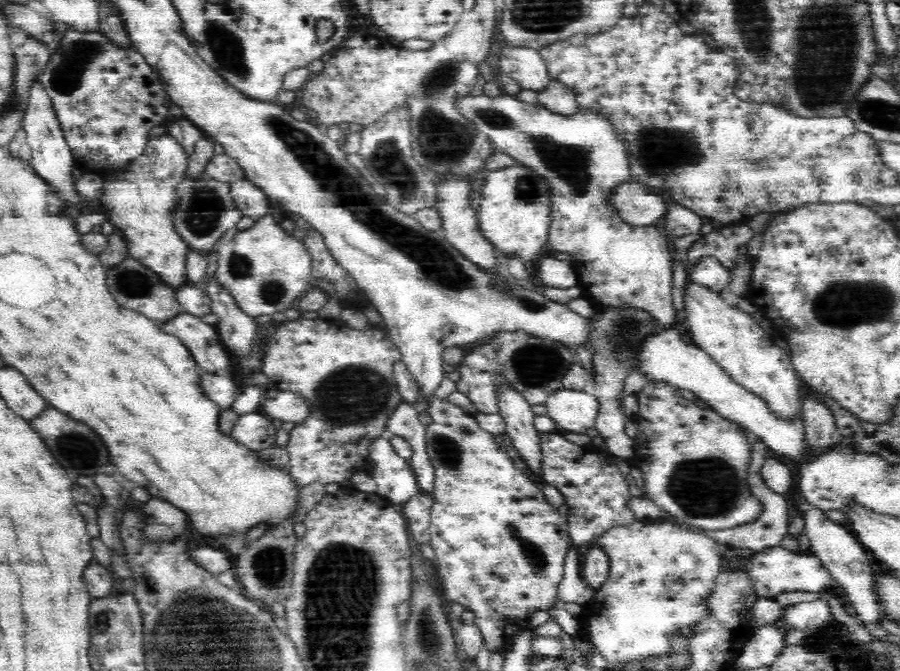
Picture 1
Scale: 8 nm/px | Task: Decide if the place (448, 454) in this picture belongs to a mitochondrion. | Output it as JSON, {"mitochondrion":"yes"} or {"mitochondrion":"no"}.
{"mitochondrion":"yes"}

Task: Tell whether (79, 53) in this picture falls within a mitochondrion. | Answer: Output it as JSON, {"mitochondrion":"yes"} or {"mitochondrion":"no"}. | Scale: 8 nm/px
{"mitochondrion":"yes"}

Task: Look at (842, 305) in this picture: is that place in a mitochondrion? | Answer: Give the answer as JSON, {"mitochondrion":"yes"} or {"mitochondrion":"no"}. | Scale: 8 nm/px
{"mitochondrion":"yes"}

